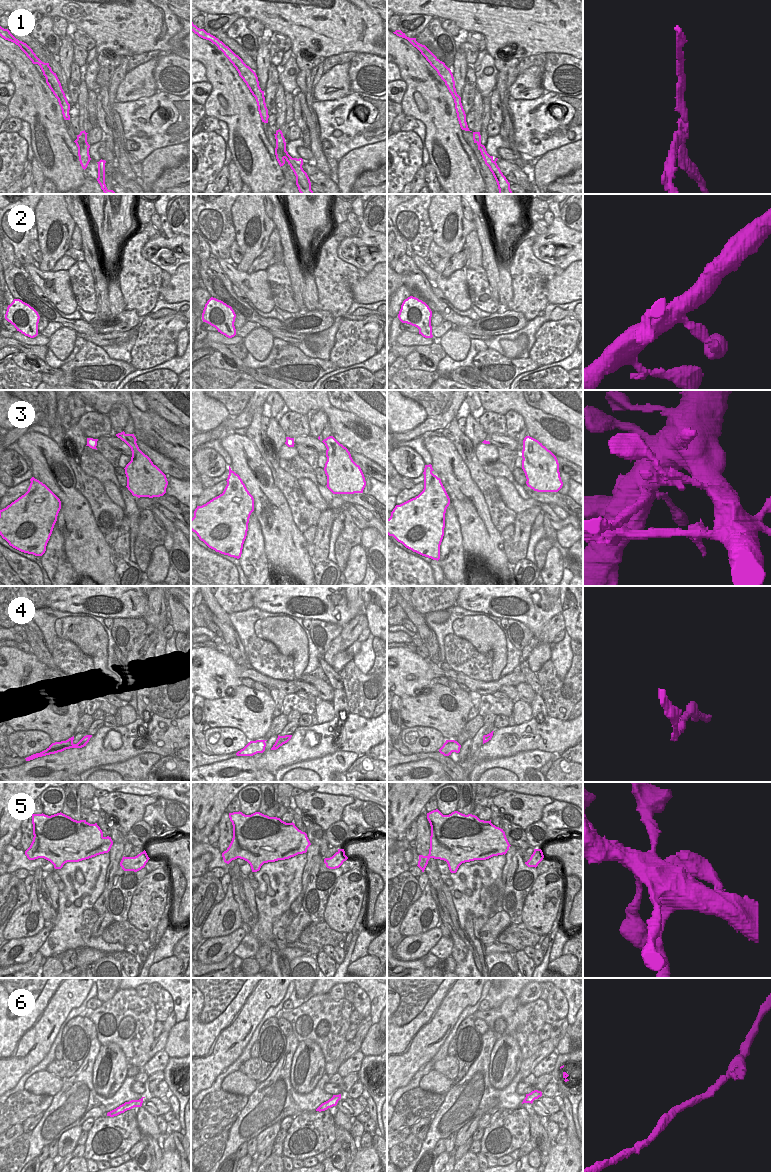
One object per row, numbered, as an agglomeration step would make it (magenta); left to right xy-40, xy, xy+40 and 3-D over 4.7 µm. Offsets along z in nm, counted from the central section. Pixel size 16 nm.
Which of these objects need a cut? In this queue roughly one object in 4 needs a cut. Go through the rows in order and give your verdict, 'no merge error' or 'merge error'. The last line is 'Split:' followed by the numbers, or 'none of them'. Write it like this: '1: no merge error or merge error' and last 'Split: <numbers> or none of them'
1: no merge error
2: no merge error
3: merge error
4: no merge error
5: no merge error
6: no merge error
Split: 3

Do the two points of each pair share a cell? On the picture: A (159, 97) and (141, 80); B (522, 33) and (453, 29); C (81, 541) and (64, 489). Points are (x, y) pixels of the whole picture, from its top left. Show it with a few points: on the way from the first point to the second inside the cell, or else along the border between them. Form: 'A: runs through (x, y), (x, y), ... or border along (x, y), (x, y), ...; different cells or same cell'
A: border along (157, 91), (152, 95), (140, 97), (133, 101); different cells
B: border along (442, 19), (451, 19), (460, 28); different cells
C: runs through (77, 528), (73, 502); same cell

